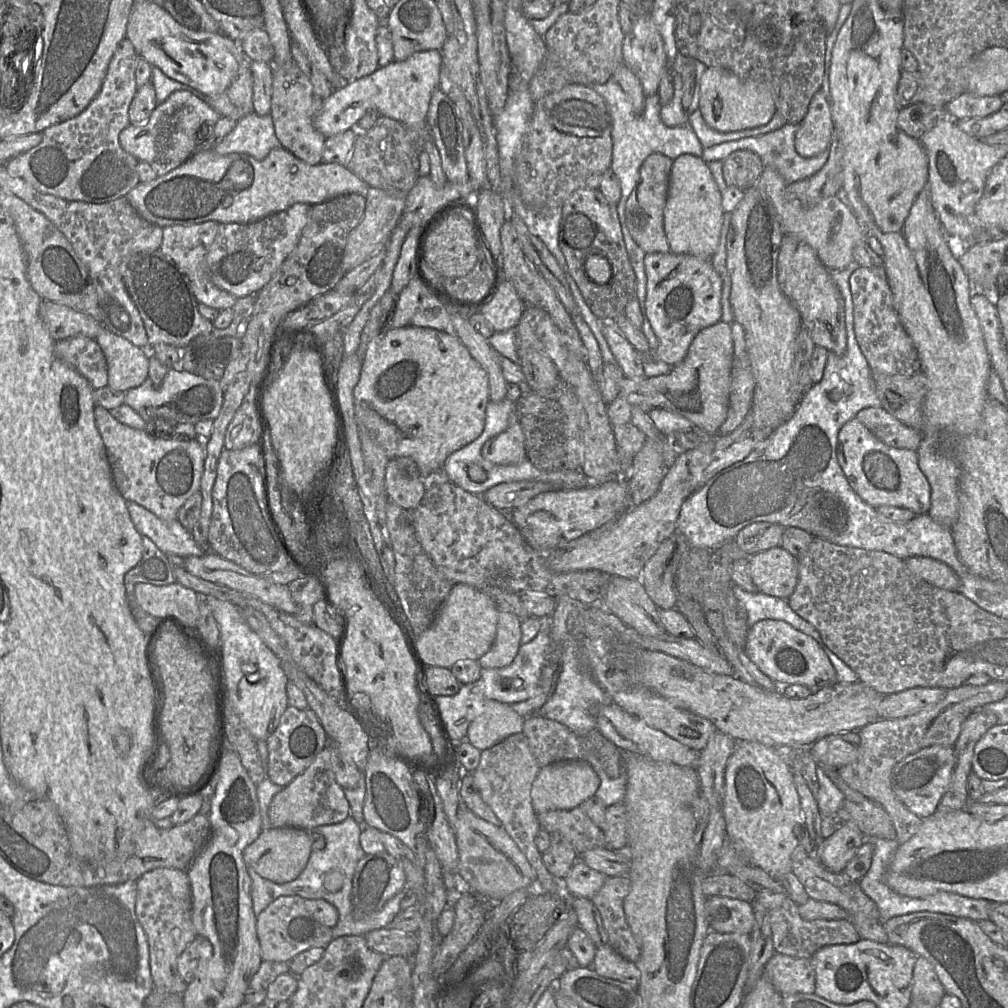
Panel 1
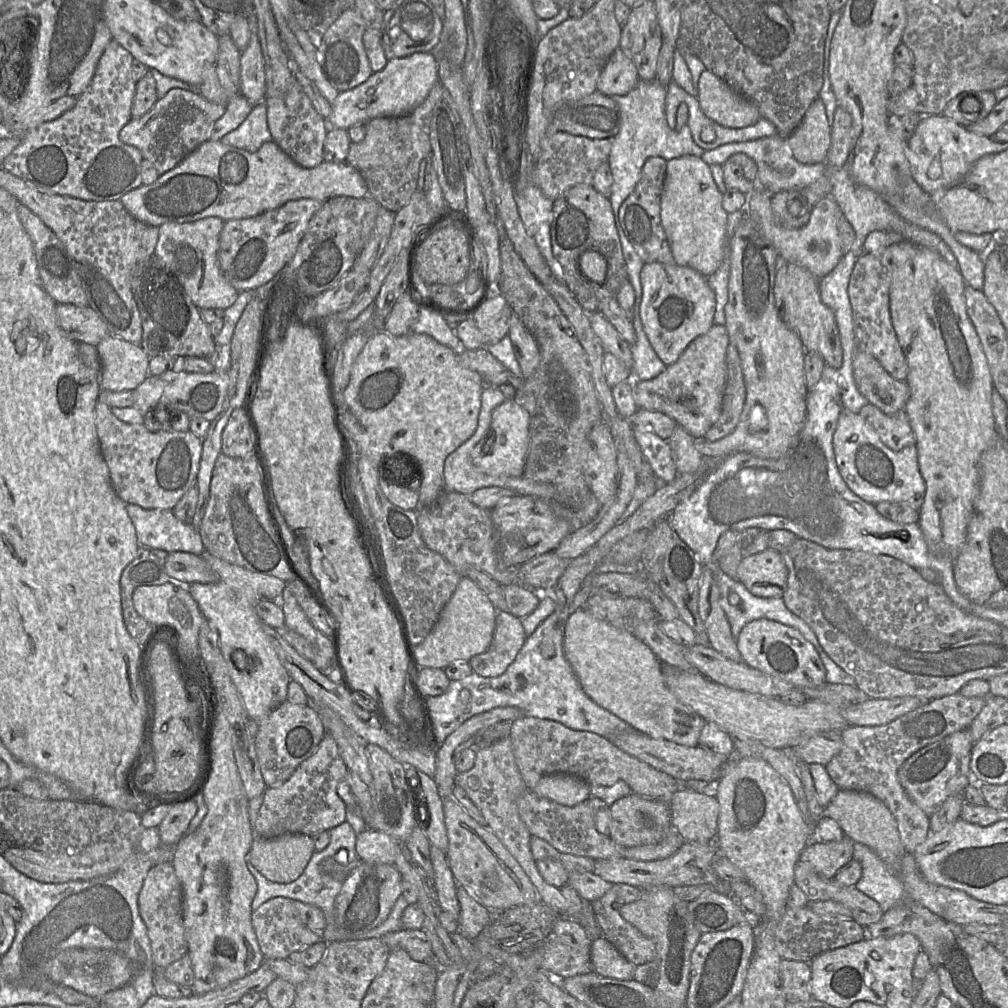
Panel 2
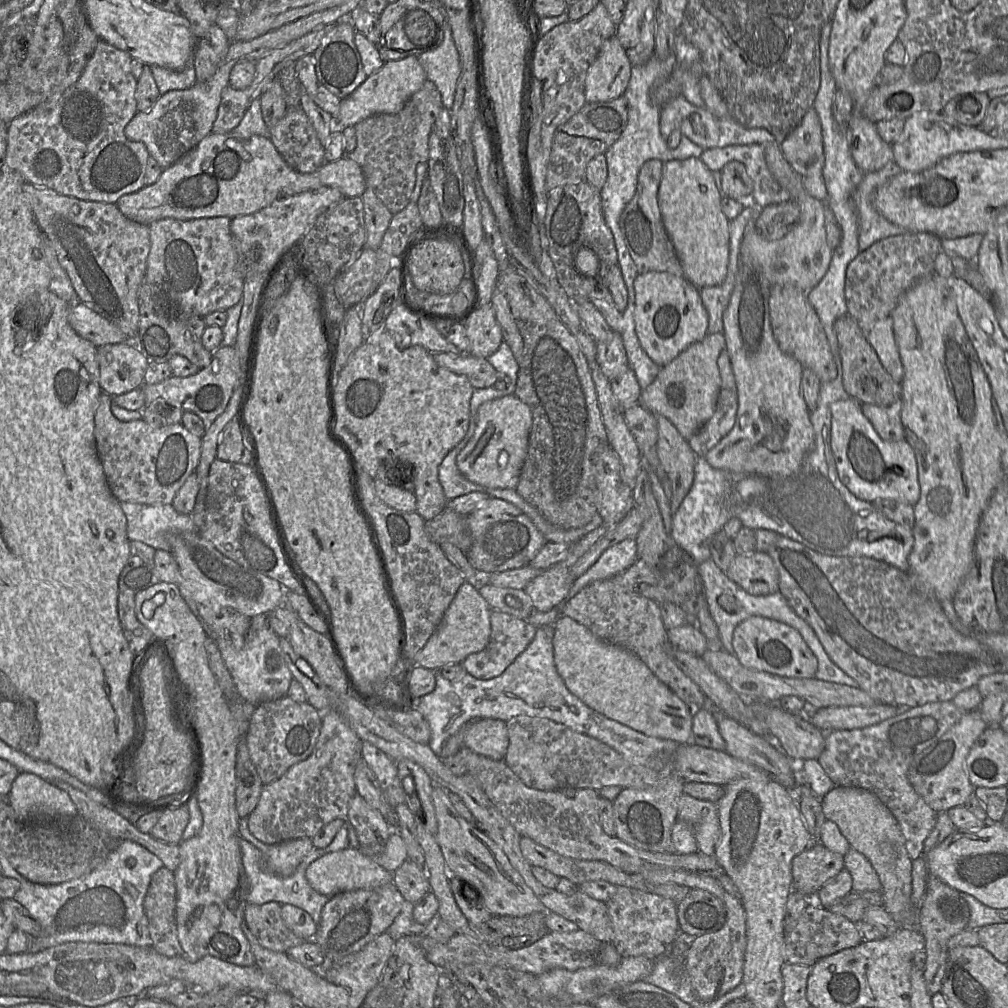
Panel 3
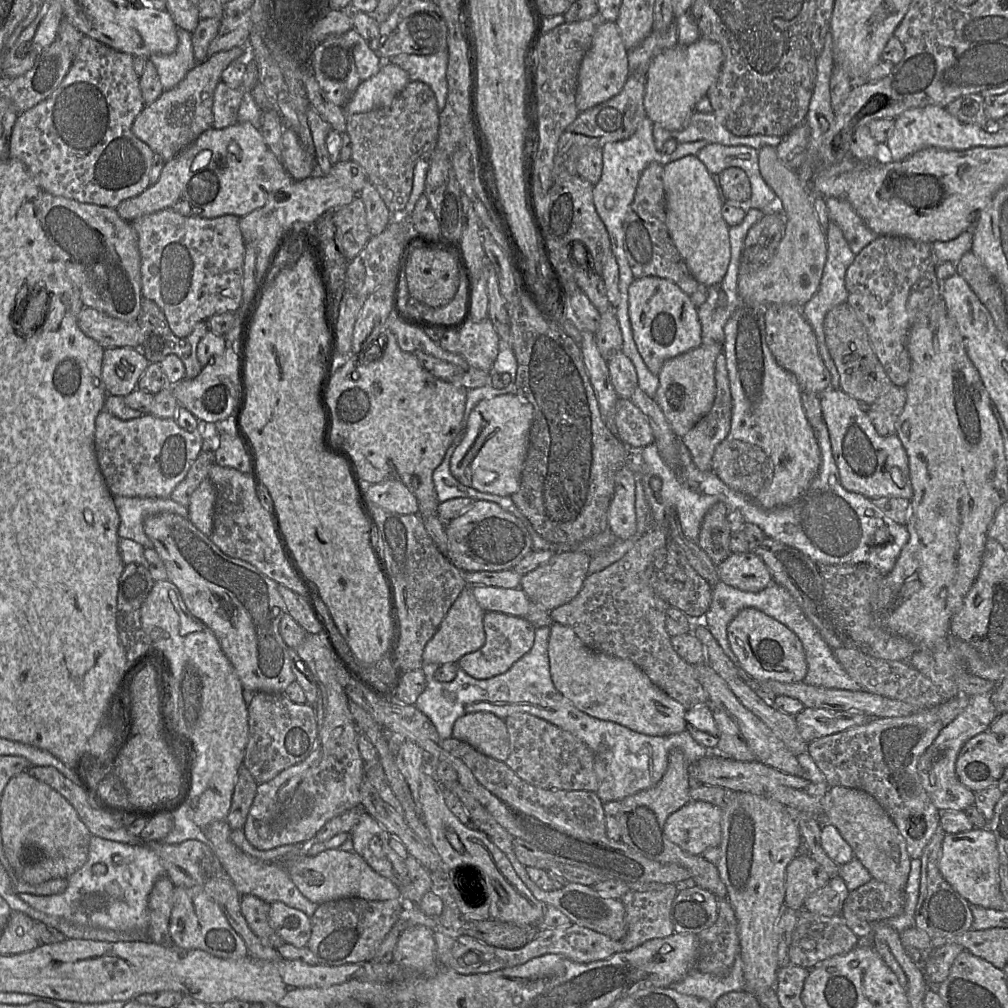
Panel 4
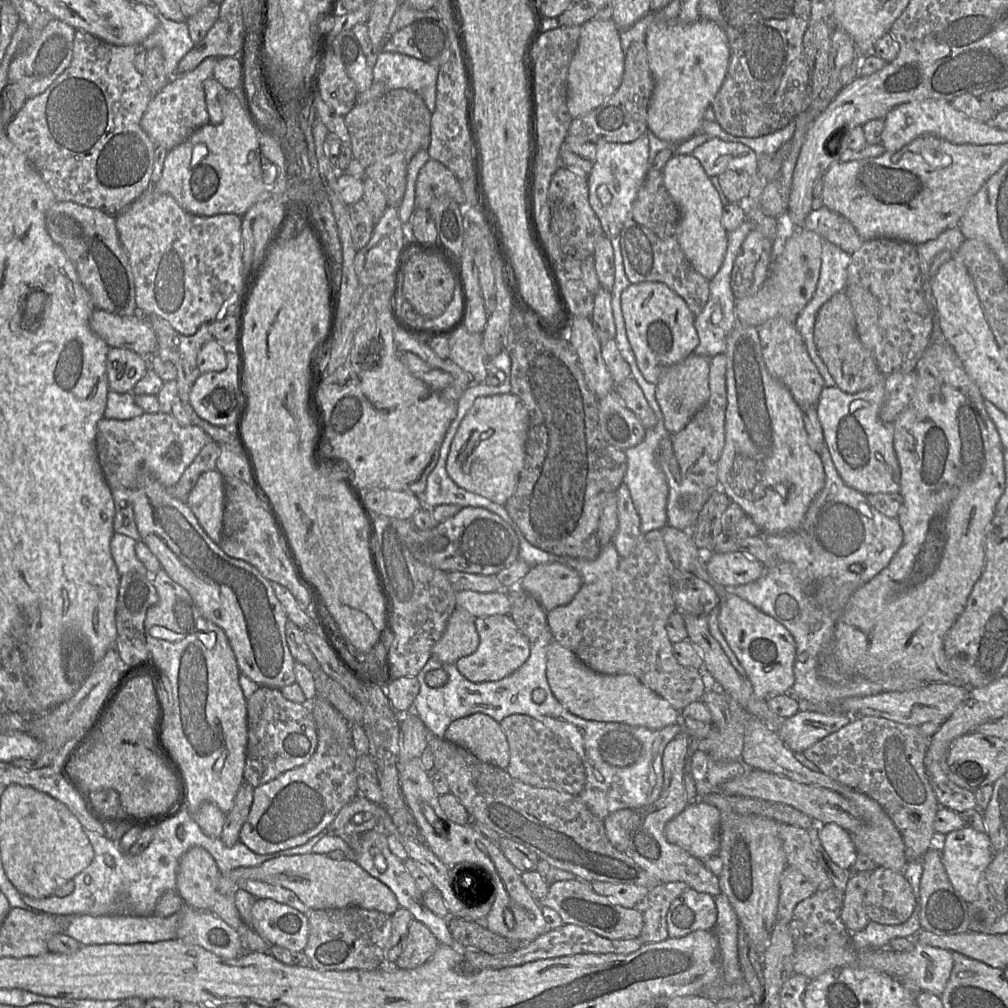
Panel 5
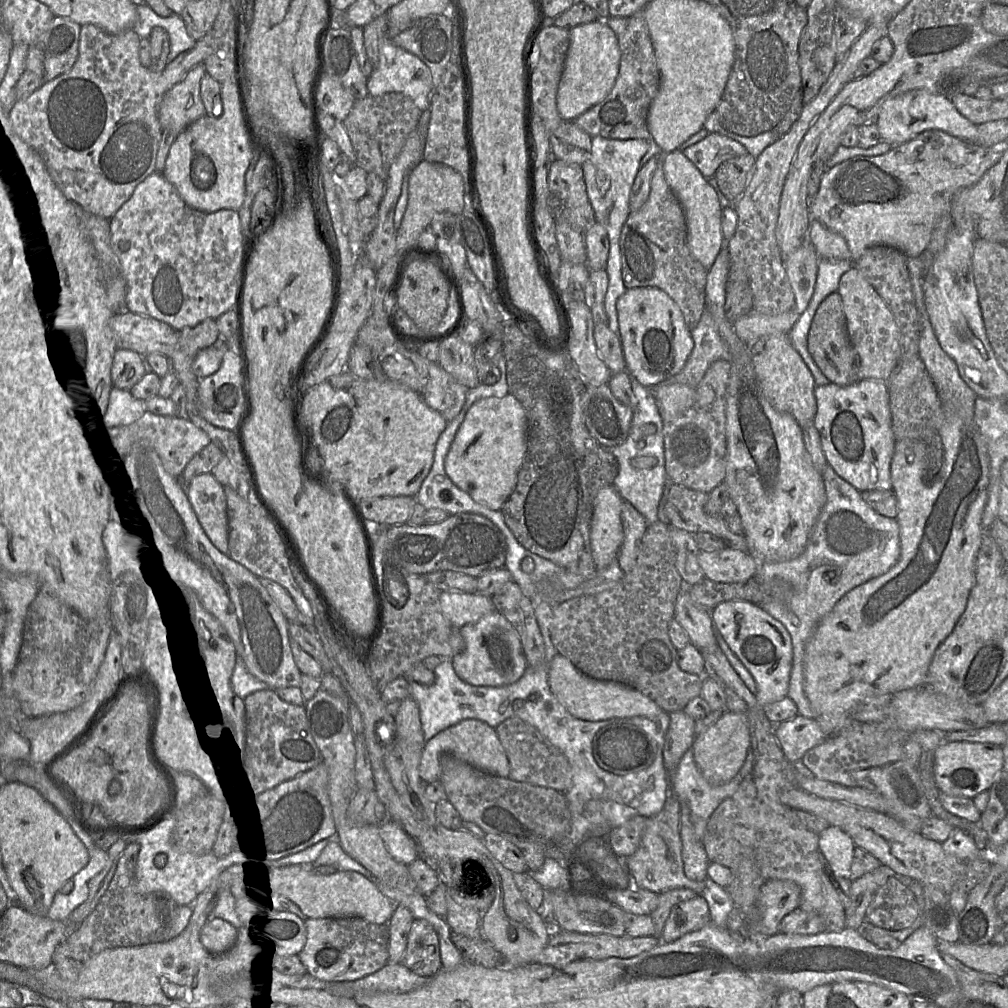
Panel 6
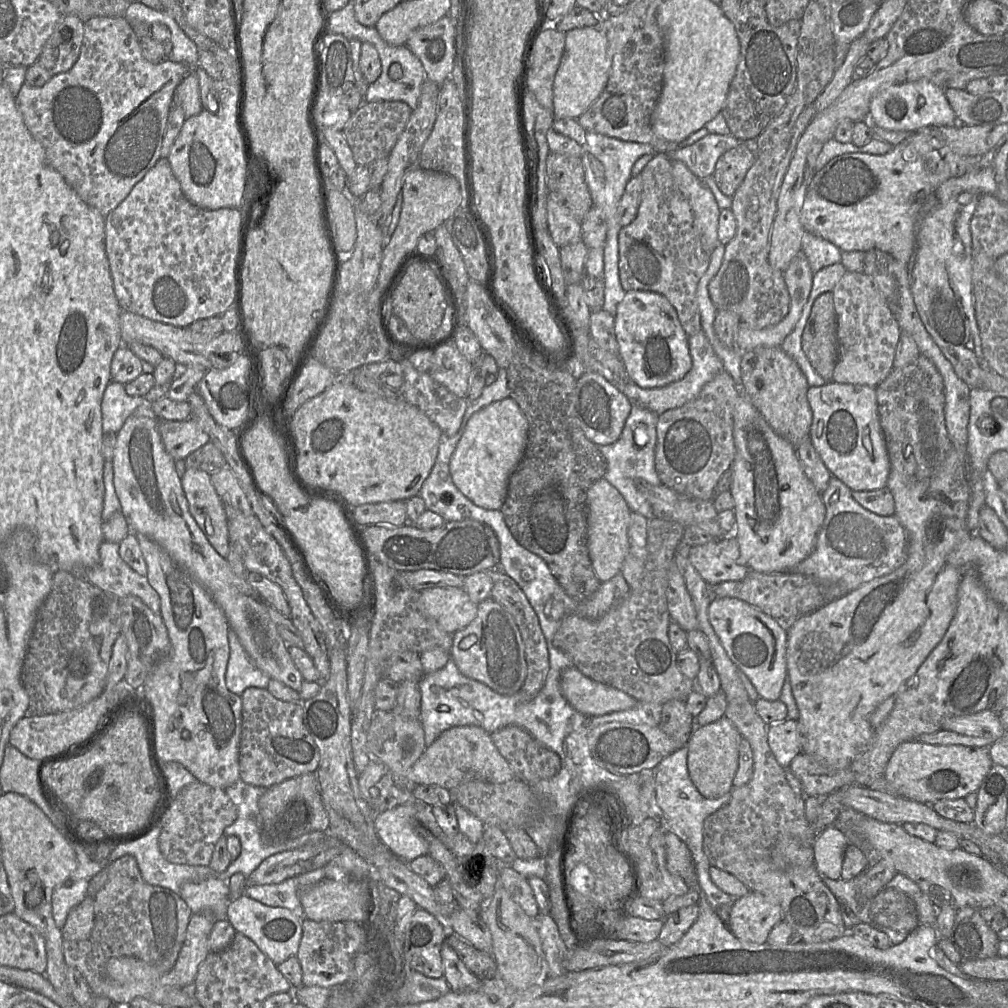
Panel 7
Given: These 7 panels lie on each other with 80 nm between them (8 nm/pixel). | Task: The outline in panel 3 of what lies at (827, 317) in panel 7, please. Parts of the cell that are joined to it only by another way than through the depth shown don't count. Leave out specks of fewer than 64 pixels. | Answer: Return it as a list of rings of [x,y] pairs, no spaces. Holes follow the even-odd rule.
[[[849,314],[834,323],[842,367],[843,387],[850,397],[861,404],[888,406],[902,399],[901,384],[895,382],[882,366],[876,352],[864,337],[857,322]]]

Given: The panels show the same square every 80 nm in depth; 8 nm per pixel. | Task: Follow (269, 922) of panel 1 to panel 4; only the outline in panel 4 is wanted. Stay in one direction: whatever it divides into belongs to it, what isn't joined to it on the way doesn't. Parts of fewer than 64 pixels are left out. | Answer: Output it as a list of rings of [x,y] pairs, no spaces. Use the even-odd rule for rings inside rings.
[[[243,895],[240,898],[240,905],[248,926],[265,945],[278,949],[284,944],[269,924],[269,903],[253,895]]]

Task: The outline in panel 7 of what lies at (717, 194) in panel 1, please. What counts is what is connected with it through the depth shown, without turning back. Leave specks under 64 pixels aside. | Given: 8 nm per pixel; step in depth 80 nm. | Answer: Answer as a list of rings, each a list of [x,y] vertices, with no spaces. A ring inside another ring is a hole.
[[[671,161],[671,165],[674,181],[693,210],[695,229],[702,248],[711,255],[720,244],[718,224],[721,210],[715,196],[703,180],[693,174],[683,162]]]

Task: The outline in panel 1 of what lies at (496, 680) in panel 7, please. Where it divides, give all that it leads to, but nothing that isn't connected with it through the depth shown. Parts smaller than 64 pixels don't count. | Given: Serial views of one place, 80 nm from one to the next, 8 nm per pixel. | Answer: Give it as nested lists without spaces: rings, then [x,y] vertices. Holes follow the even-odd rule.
[[[497,610],[499,613],[495,639],[490,650],[478,660],[483,669],[510,665],[521,646],[522,620],[517,615]]]

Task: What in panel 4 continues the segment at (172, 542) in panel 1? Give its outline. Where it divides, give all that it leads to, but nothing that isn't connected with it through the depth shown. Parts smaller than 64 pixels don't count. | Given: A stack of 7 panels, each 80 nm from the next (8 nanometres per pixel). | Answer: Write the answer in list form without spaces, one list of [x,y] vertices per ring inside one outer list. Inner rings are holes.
[[[114,496],[114,503],[120,517],[119,537],[131,539],[144,548],[153,548],[153,544],[143,528],[144,520],[147,517],[162,513],[173,513],[189,518],[188,507],[173,501],[170,497]]]

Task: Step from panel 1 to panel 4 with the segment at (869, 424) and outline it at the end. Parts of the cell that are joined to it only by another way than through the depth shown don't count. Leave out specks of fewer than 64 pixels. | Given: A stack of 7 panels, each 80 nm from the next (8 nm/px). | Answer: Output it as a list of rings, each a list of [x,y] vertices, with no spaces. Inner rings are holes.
[[[893,385],[890,390],[868,405],[868,416],[881,436],[894,435],[896,421],[906,403],[904,386]]]

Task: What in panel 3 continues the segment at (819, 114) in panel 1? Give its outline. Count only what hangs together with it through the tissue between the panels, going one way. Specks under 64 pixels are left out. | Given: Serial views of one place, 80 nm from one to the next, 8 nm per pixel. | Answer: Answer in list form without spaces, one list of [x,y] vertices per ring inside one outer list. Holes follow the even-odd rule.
[[[813,107],[779,146],[786,161],[800,175],[804,177],[823,175],[825,154],[822,127]]]

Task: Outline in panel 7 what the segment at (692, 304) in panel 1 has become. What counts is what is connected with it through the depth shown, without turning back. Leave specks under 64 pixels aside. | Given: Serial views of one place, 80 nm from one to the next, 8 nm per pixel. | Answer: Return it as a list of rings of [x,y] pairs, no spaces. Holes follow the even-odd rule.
[[[632,290],[617,306],[614,330],[629,379],[642,388],[663,387],[682,379],[691,368],[688,336],[668,299],[653,291]]]

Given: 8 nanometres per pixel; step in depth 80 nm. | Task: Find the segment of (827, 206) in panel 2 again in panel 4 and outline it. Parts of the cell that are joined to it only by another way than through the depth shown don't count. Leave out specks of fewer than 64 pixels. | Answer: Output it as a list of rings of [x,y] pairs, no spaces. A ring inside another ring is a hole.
[[[767,145],[760,149],[759,169],[765,182],[779,197],[782,209],[785,212],[786,231],[767,265],[751,273],[743,273],[743,268],[739,271],[738,295],[741,302],[747,304],[757,304],[767,307],[775,303],[789,303],[803,307],[817,291],[827,259],[825,234],[814,209],[815,199],[812,198],[814,194],[811,192],[810,196],[808,189],[810,183],[804,183],[795,170],[790,169],[782,163],[778,158],[776,147]]]

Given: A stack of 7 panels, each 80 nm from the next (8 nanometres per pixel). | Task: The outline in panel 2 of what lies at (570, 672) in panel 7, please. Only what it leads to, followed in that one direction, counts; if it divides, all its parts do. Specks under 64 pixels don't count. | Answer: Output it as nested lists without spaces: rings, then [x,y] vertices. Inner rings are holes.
[[[583,607],[565,623],[563,651],[583,691],[600,707],[652,738],[699,746],[706,720],[670,691],[661,673],[661,661],[634,634],[593,617]]]

